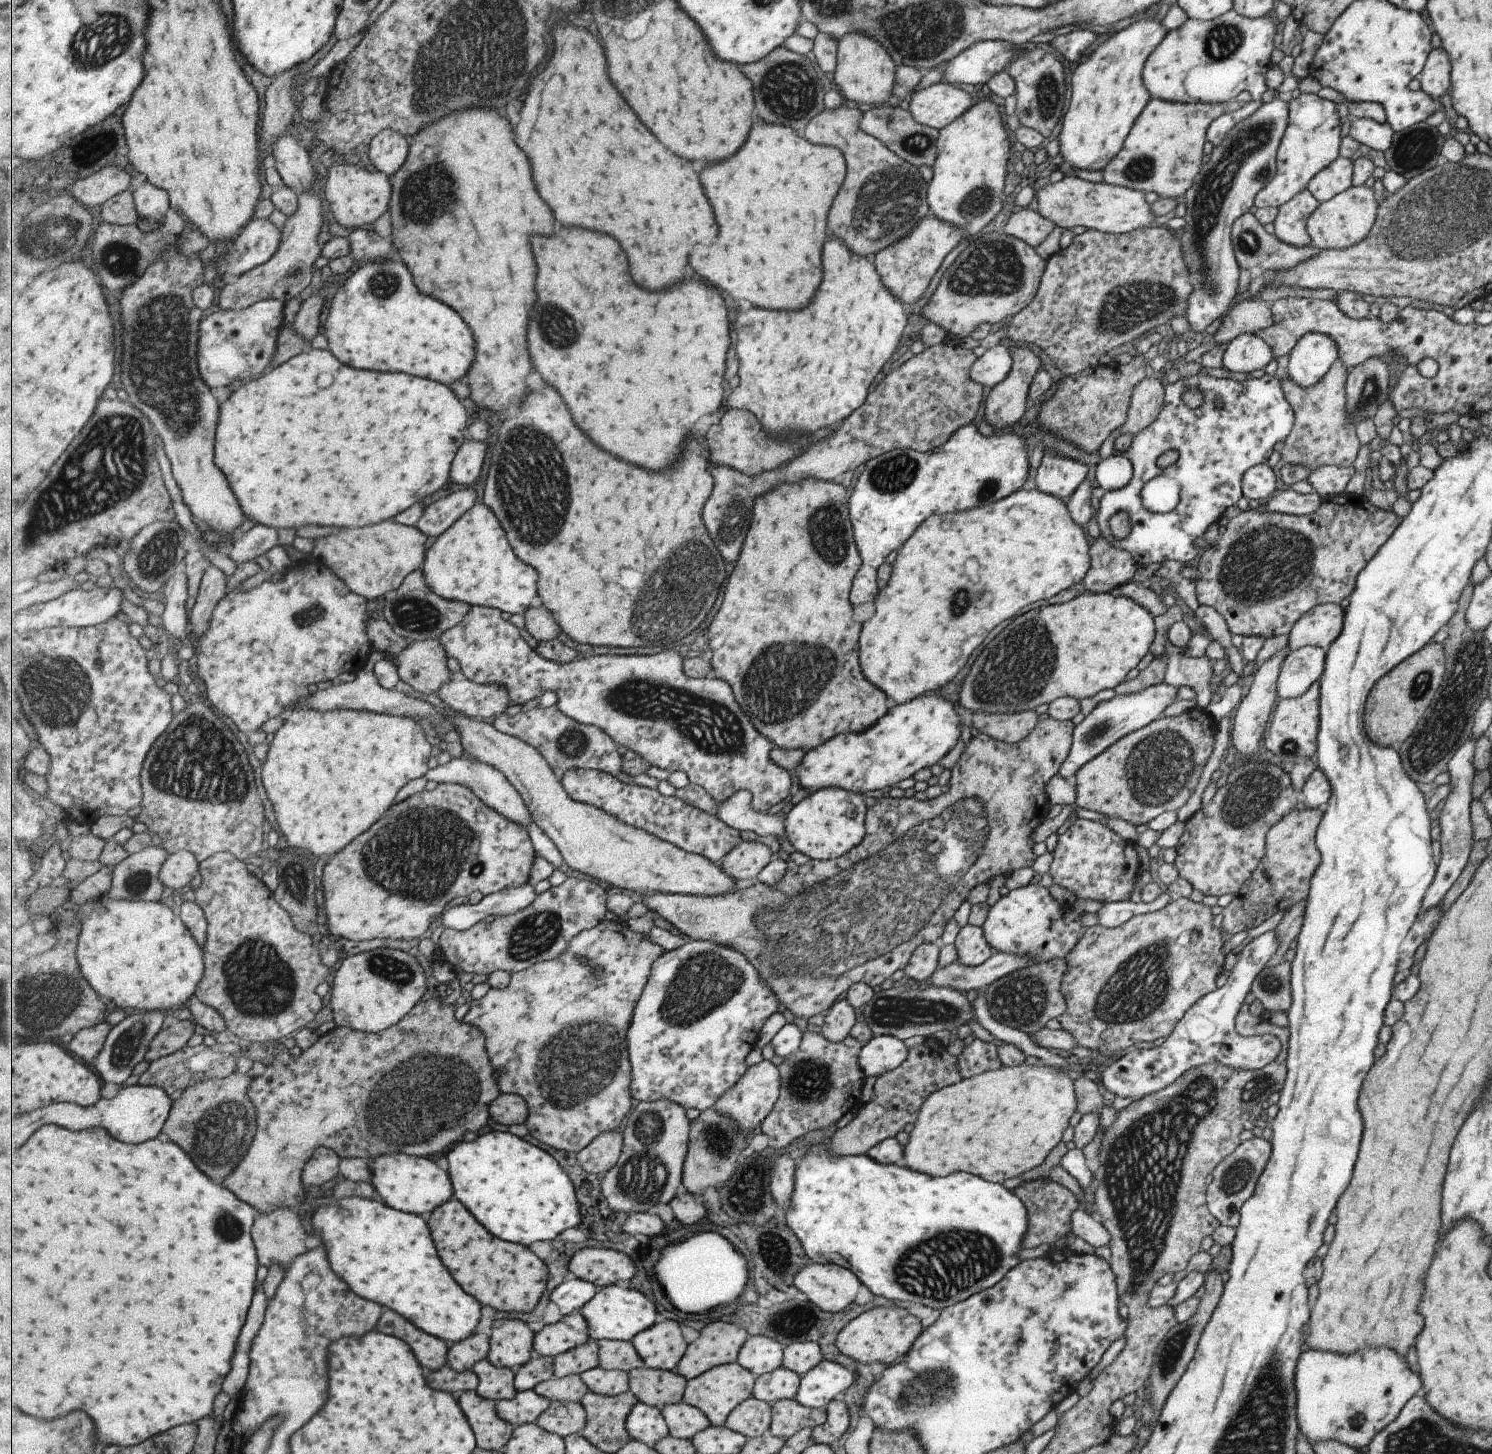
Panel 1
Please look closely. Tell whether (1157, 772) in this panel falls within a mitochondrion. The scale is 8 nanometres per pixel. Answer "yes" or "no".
yes

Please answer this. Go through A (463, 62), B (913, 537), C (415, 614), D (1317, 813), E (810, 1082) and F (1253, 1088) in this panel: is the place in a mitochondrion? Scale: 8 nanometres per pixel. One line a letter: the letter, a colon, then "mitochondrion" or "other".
A: mitochondrion
B: other
C: mitochondrion
D: other
E: mitochondrion
F: mitochondrion

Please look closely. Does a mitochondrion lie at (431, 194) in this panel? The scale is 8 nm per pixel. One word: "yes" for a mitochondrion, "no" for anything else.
yes

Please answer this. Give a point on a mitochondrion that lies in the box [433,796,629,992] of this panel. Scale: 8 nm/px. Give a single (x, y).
(535, 935)

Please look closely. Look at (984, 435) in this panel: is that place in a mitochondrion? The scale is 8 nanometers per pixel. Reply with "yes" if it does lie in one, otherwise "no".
no

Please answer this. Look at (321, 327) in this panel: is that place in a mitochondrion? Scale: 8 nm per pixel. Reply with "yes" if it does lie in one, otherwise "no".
no

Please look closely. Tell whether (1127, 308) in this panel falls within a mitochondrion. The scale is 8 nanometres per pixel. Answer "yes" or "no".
yes

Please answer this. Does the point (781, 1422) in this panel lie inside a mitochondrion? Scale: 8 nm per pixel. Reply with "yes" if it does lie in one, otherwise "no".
no

